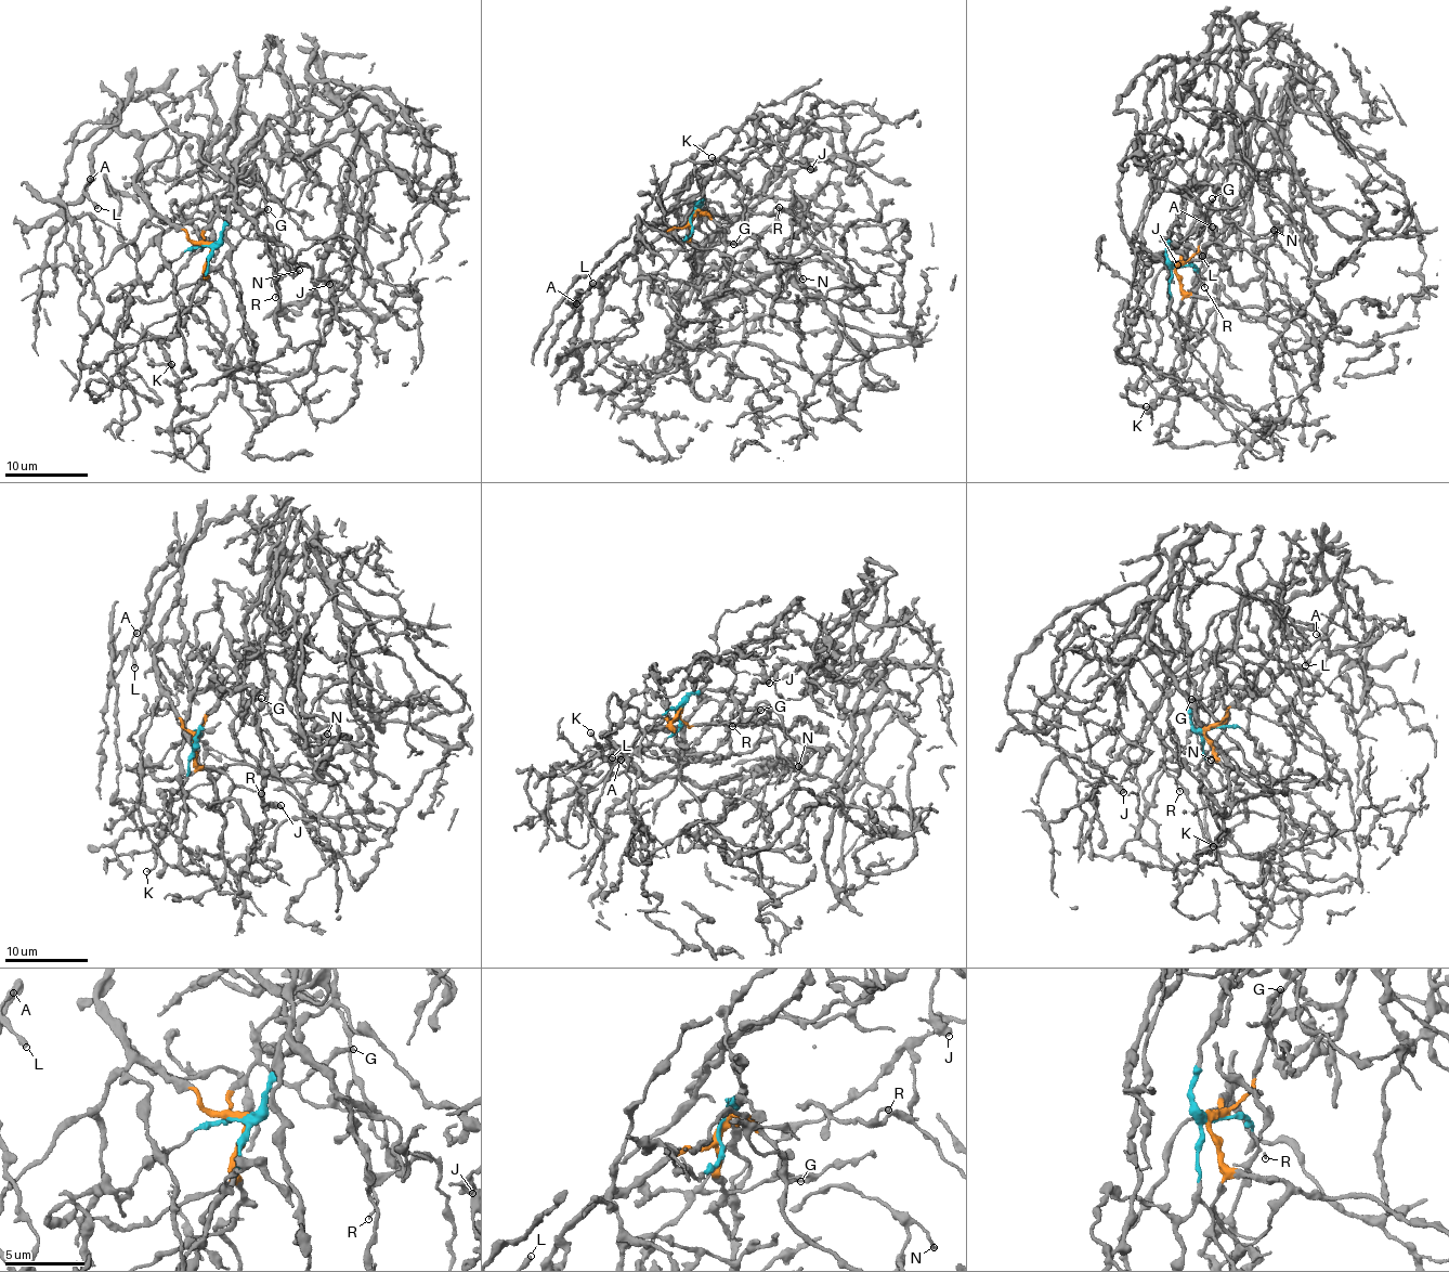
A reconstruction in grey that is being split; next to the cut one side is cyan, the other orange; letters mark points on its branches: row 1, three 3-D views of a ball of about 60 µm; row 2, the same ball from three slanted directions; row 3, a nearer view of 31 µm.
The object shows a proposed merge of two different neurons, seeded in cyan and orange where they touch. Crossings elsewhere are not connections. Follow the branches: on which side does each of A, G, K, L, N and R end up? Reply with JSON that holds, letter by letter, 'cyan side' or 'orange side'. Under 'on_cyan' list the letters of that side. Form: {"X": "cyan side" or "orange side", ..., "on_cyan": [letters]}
{"A": "orange side", "G": "orange side", "K": "cyan side", "L": "orange side", "N": "cyan side", "R": "orange side", "on_cyan": ["K", "N"]}

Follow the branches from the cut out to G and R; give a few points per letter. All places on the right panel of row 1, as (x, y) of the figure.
G: (1174, 267), (1198, 250), (1204, 224), (1210, 228), (1206, 212), (1213, 198)
R: (1174, 267), (1200, 299), (1293, 323), (1319, 384), (1317, 342), (1262, 261), (1212, 244), (1205, 287)

